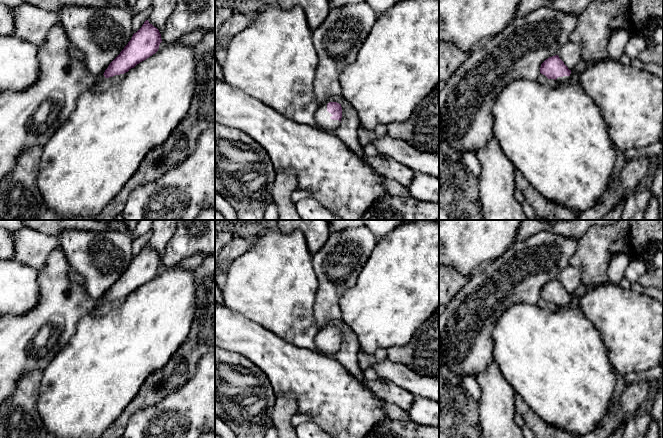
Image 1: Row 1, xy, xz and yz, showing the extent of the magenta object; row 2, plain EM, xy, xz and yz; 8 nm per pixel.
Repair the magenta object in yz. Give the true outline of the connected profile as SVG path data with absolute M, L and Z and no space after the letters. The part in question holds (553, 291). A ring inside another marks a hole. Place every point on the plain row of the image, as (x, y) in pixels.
M558 279L546 283L540 297L554 303L557 309L543 309L522 302L510 307L494 328L493 357L515 394L521 396L546 424L582 438L595 430L609 411L616 386L615 369L600 332L579 307L571 306L571 294Z

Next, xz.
M325 326L315 337L317 352L325 356L334 356L342 342L342 331L337 326Z

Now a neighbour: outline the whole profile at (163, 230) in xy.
M153 220L151 228L153 234L148 245L162 259L171 238L177 231L177 220Z

